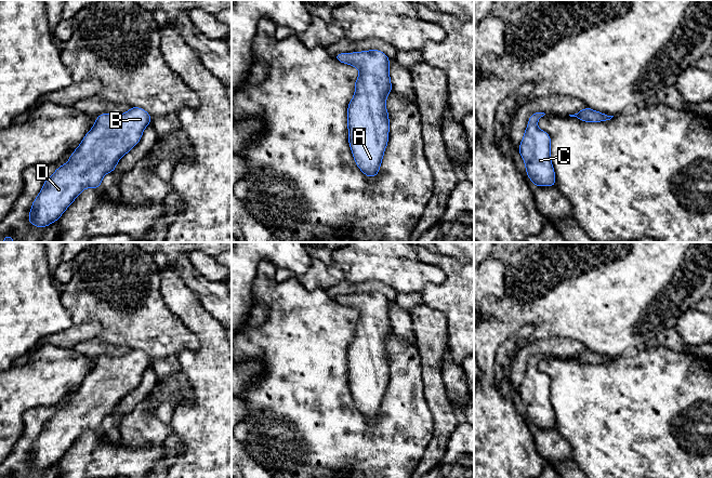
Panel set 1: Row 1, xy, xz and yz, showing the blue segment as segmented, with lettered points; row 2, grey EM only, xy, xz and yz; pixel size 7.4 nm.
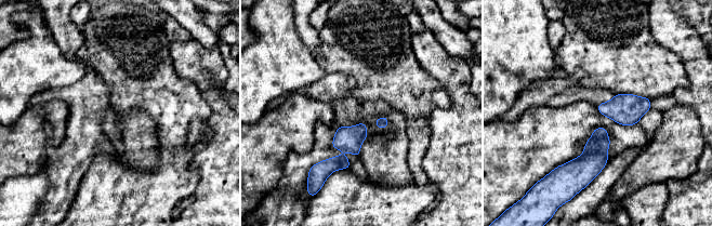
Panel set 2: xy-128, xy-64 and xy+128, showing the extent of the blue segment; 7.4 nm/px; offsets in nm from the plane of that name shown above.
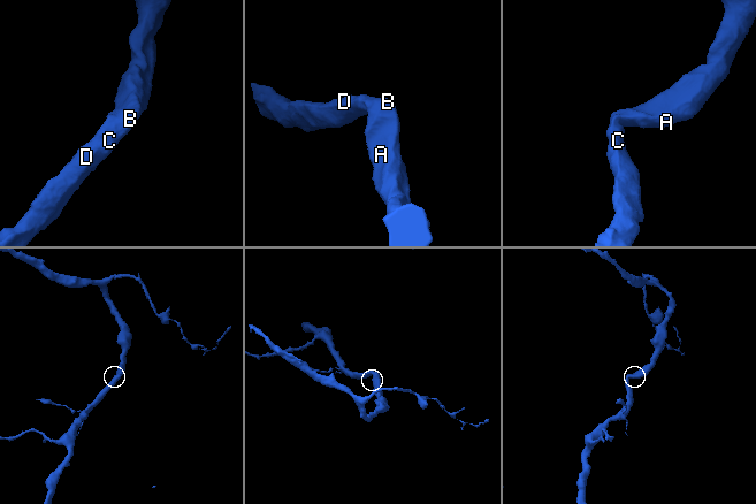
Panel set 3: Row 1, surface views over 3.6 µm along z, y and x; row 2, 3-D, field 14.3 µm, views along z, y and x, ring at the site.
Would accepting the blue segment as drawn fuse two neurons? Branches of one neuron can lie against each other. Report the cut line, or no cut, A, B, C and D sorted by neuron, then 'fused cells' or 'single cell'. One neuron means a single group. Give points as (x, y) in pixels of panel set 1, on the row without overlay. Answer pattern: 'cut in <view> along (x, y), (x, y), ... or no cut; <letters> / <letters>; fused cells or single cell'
no cut; A B C D; single cell

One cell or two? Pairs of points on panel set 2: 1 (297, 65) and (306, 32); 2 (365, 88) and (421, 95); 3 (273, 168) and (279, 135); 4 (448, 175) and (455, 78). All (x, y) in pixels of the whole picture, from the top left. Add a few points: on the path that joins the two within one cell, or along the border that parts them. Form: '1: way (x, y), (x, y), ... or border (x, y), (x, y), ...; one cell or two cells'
1: border (293, 18), (295, 31), (313, 54); two cells
2: way (379, 88), (407, 88); one cell
3: way (273, 160), (273, 143); one cell
4: way (458, 151), (458, 102); one cell

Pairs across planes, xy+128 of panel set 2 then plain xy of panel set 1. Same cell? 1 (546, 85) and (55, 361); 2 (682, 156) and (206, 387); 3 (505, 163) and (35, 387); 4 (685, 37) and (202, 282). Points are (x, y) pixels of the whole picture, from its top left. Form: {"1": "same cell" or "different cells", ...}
{"1": "different cells", "2": "different cells", "3": "same cell", "4": "different cells"}

